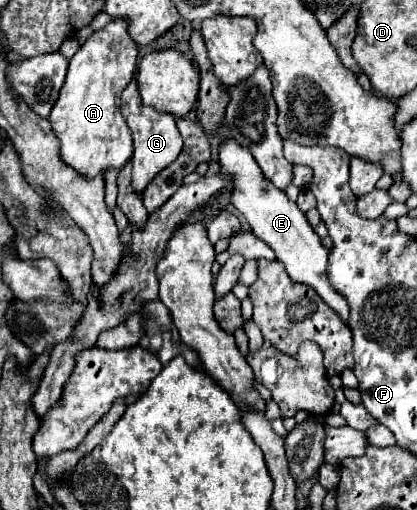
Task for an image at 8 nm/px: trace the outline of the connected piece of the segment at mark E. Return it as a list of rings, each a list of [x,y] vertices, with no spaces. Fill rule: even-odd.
[[[227,138],[219,146],[219,164],[221,164],[221,174],[231,180],[231,204],[245,216],[249,222],[251,230],[255,236],[259,236],[263,242],[267,242],[275,254],[277,260],[283,262],[287,274],[291,276],[293,282],[307,284],[313,288],[339,316],[343,322],[347,322],[349,316],[349,306],[345,298],[341,298],[327,280],[327,256],[329,250],[321,244],[321,238],[311,230],[307,216],[297,208],[295,202],[287,198],[283,190],[277,190],[271,182],[265,180],[261,174],[261,168],[257,166],[253,154],[249,148],[241,146],[239,142],[233,142],[233,138]]]

